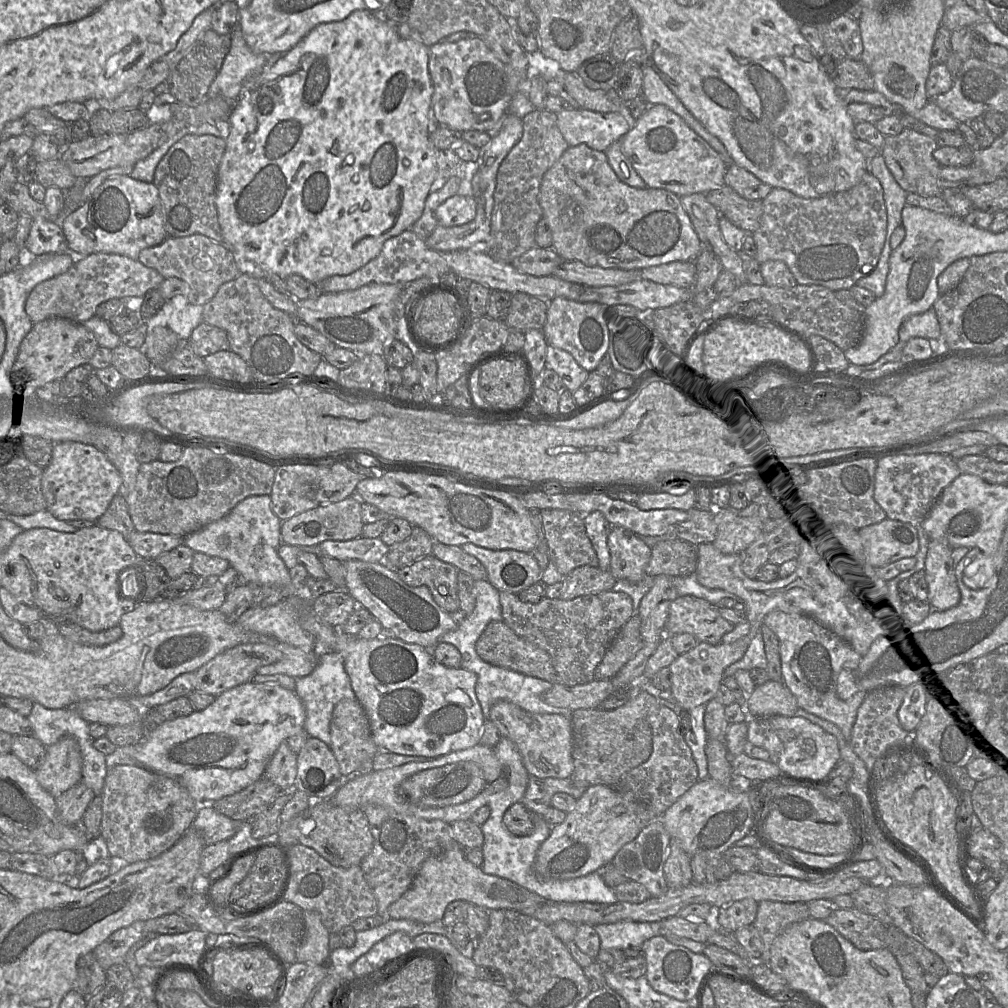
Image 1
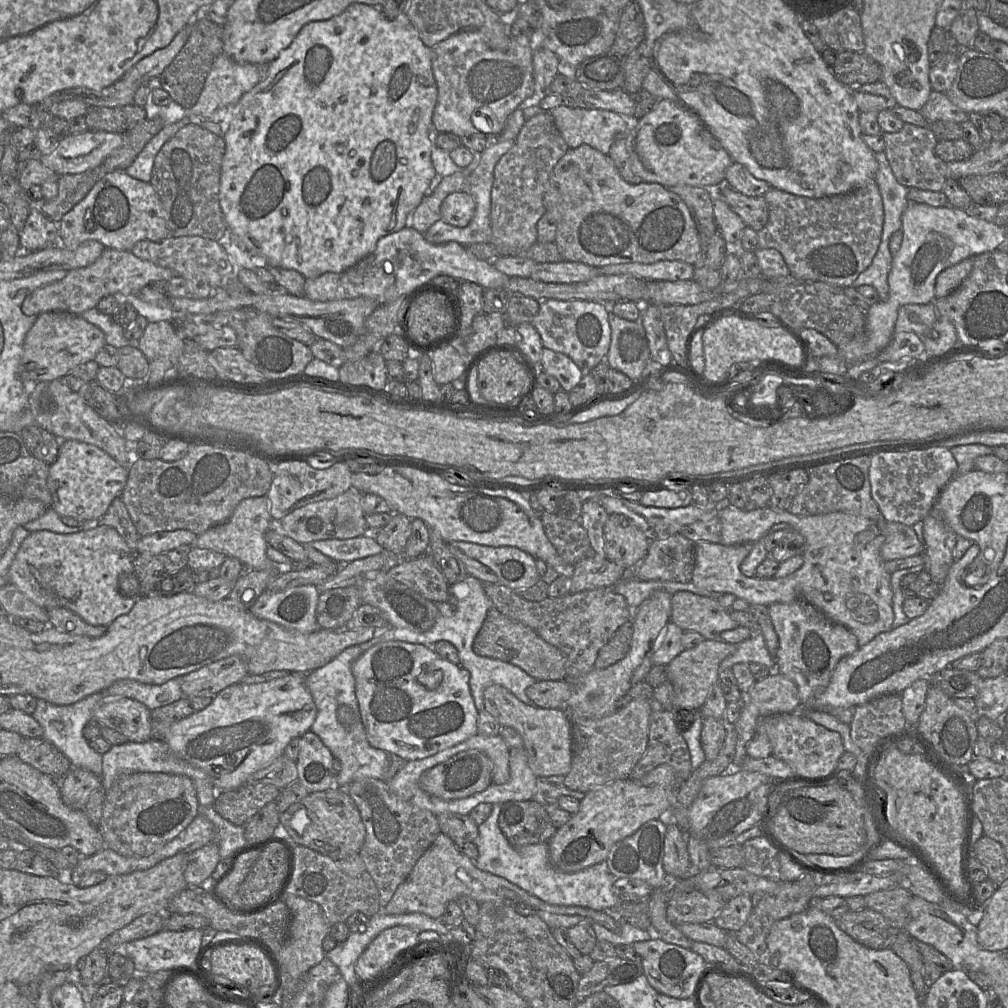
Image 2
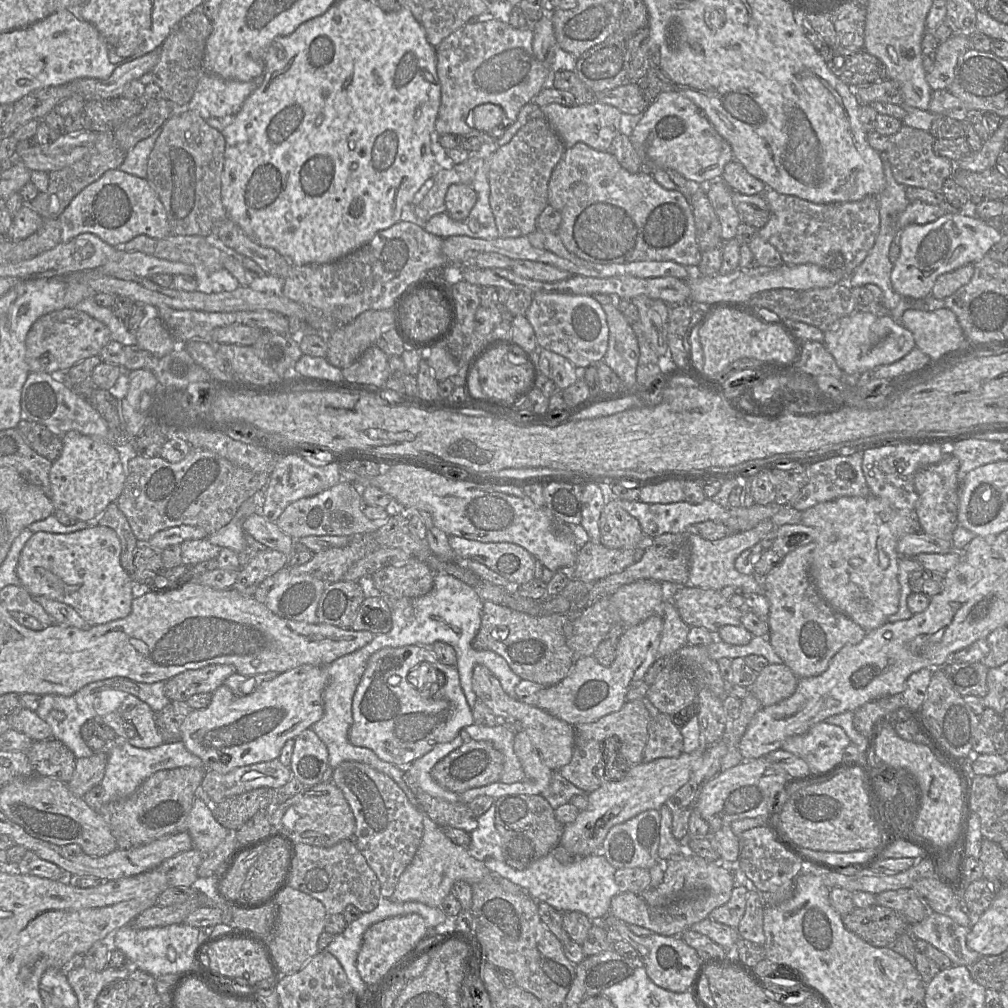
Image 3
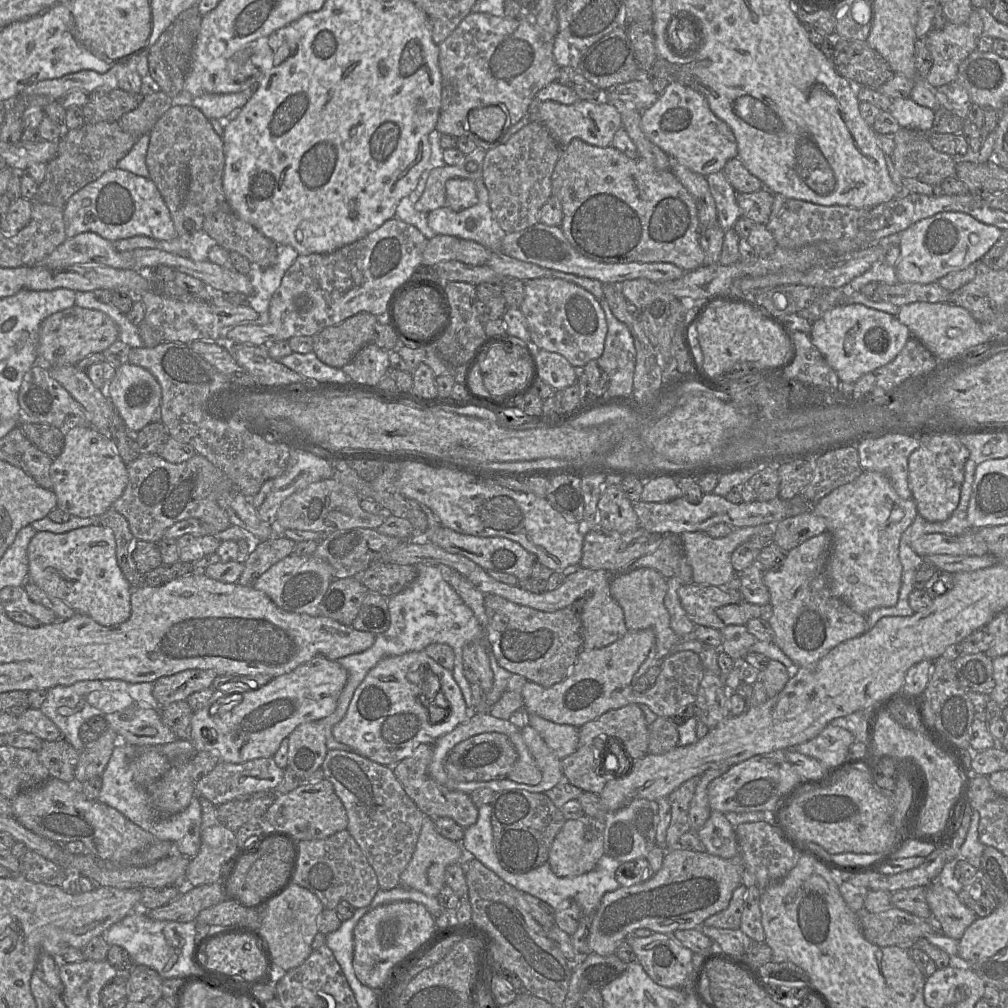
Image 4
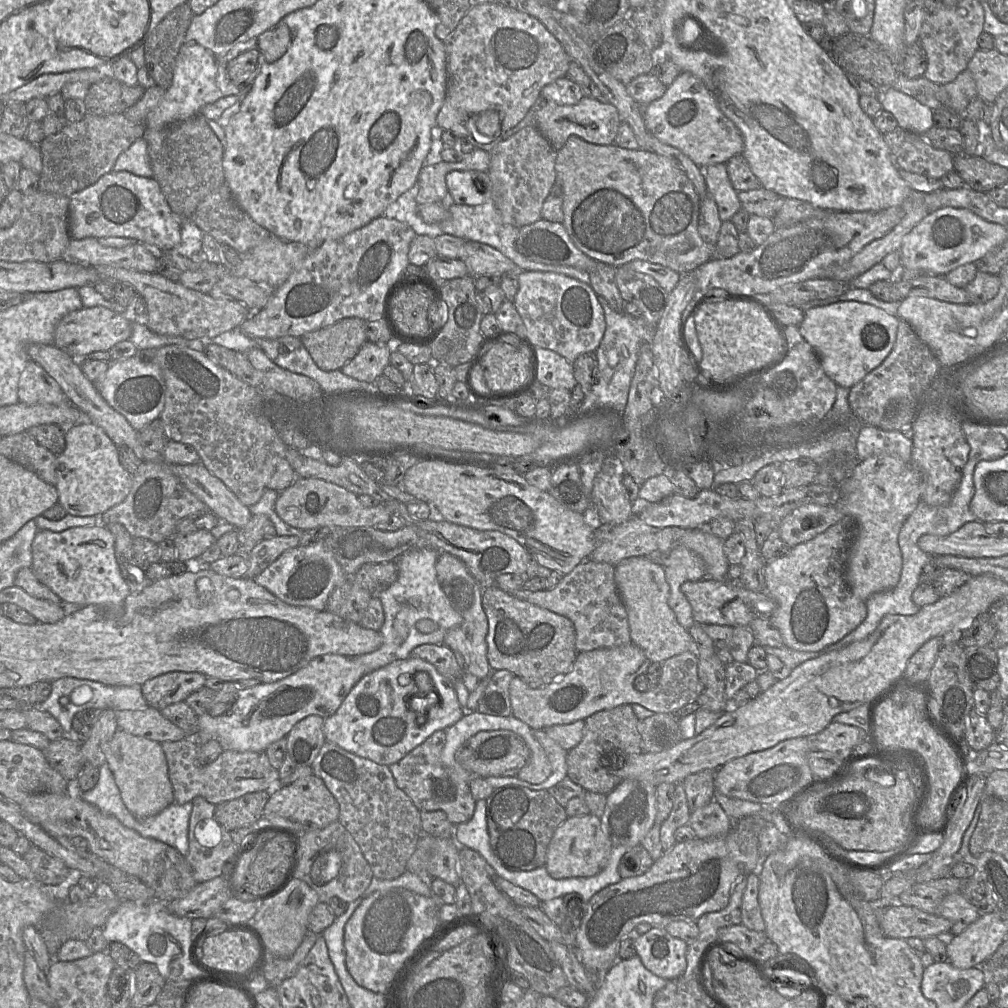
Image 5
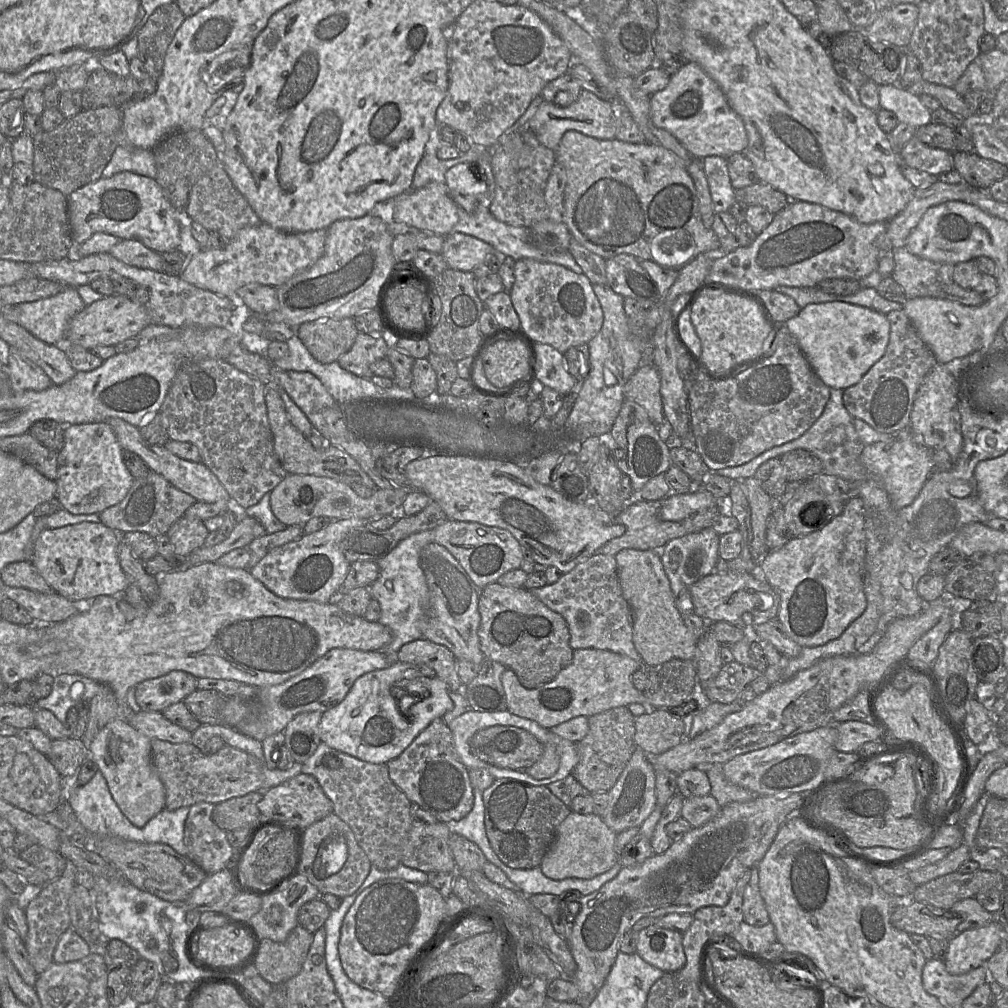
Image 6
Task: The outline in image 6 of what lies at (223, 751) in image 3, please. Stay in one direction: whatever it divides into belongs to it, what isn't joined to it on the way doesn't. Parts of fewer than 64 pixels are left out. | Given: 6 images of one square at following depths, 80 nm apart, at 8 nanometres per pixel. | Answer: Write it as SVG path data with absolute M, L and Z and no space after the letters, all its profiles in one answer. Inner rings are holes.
M331 649L303 672L284 683L257 688L255 697L236 694L225 696L220 709L220 723L262 741L268 736L283 732L287 724L300 713L324 713L336 706L346 697L358 678L374 670L388 668L394 660L395 657L382 651Z

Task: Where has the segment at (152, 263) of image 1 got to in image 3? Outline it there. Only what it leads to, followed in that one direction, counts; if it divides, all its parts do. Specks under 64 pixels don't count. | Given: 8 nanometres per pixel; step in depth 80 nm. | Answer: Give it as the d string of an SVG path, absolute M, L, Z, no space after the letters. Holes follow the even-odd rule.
M140 235L123 244L121 249L126 252L143 252L160 259L192 265L195 268L194 278L197 282L197 291L205 294L211 294L213 291L211 274L224 269L221 260L222 250L209 244L203 236L169 235L163 239L155 239Z

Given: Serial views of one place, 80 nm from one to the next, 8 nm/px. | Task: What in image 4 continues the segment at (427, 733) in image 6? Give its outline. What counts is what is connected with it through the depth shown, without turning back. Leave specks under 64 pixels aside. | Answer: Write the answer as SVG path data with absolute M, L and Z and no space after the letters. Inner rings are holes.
M420 744L413 753L392 767L392 771L400 782L405 793L415 803L419 810L430 818L449 817L459 826L467 828L476 823L478 808L474 805L469 794L452 790L435 781L428 774L432 759L434 744Z

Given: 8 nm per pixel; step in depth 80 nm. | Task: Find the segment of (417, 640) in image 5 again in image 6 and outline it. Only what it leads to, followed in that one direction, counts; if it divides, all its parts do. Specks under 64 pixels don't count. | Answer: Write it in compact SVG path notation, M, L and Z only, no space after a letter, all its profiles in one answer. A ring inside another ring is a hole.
M433 529L420 531L406 537L385 557L375 561L380 569L379 576L368 587L368 590L371 596L380 603L382 612L379 622L388 627L393 634L393 639L388 646L380 650L390 656L395 657L404 644L423 638L423 617L426 615L429 590L424 572L420 566L420 554L422 549L432 542L434 542Z

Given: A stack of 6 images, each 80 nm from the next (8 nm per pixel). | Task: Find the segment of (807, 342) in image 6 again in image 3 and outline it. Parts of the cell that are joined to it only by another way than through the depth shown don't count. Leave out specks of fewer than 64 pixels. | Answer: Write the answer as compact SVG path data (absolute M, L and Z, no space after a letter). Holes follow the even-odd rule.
M857 310L841 319L837 328L825 331L823 344L845 374L862 374L875 367L892 364L903 358L916 347L913 334L903 325L897 324L891 316L877 315L862 310Z

